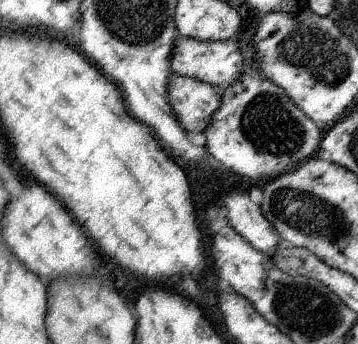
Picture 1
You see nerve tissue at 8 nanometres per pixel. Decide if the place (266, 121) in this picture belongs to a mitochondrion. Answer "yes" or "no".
yes

